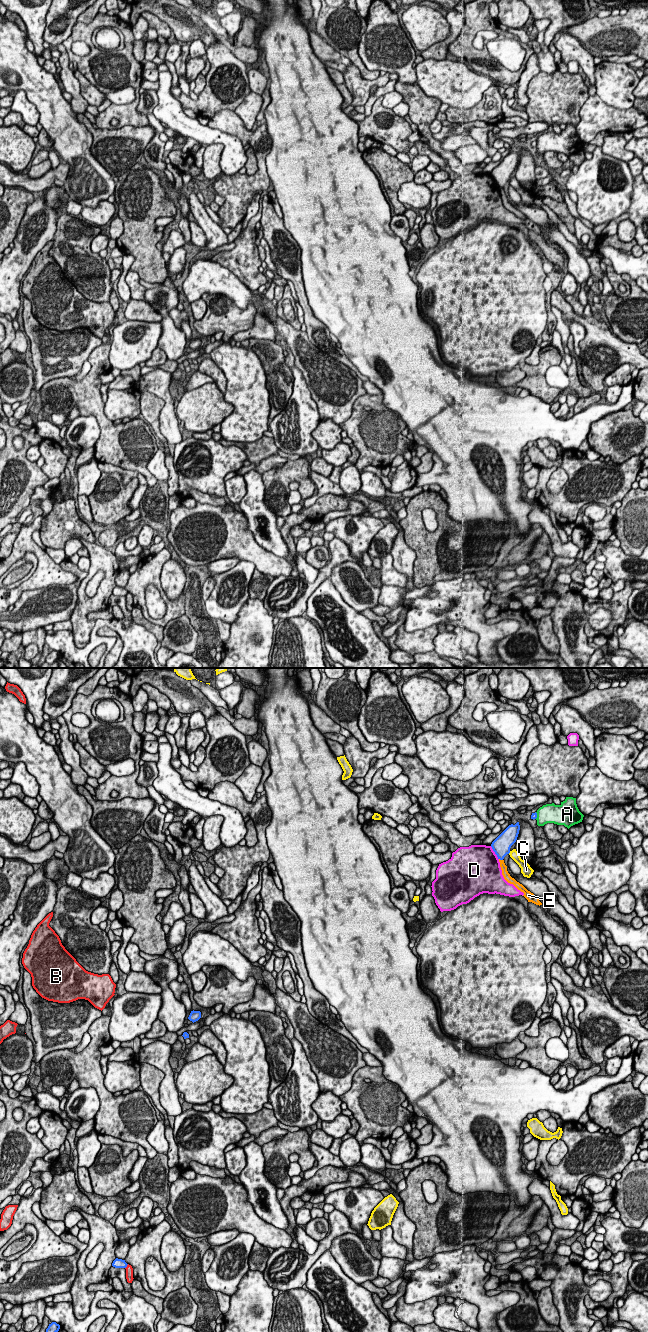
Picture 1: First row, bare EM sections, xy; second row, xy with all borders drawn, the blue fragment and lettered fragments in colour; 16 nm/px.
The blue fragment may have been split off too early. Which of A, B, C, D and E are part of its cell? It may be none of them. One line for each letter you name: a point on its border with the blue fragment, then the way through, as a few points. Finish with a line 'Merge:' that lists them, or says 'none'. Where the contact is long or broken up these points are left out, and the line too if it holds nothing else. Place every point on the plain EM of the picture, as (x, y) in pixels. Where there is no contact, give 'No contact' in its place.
Merge: none

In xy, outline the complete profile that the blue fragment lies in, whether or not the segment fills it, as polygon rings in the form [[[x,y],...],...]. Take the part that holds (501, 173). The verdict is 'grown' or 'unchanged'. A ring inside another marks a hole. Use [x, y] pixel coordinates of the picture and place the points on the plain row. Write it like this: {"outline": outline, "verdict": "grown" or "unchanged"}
{"outline": [[[519,150],[509,153],[491,172],[498,187],[503,188],[510,181],[511,174],[516,170],[520,158]]], "verdict": "unchanged"}

